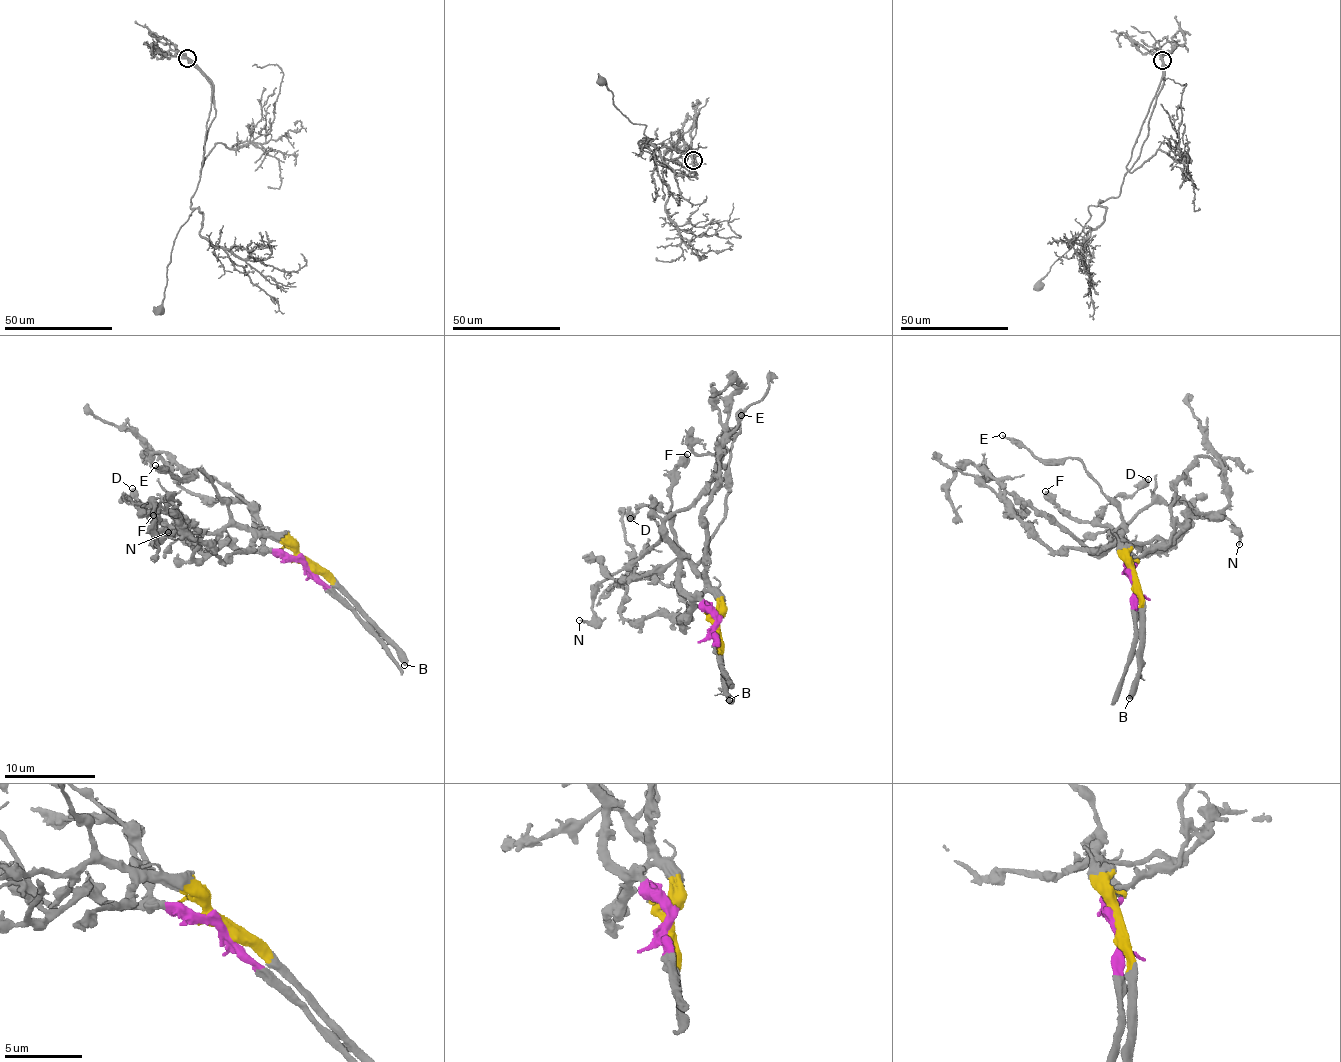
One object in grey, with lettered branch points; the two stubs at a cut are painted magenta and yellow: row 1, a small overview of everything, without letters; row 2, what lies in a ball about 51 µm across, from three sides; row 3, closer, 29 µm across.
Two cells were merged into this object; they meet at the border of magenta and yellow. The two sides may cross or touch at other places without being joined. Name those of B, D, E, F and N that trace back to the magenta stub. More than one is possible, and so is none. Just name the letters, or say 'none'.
N

